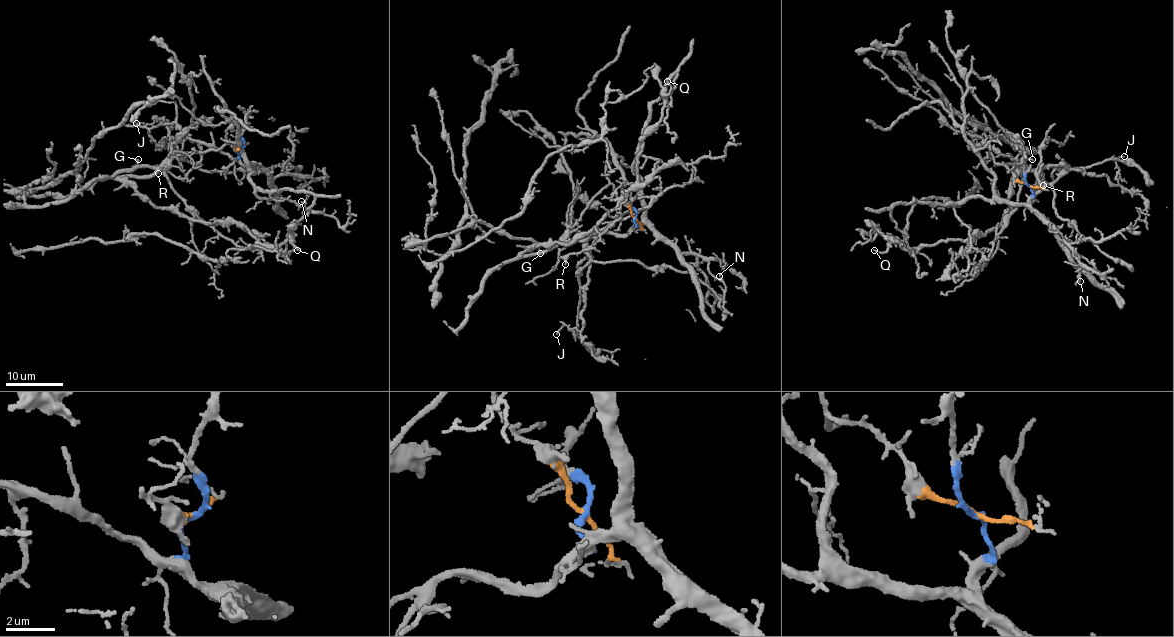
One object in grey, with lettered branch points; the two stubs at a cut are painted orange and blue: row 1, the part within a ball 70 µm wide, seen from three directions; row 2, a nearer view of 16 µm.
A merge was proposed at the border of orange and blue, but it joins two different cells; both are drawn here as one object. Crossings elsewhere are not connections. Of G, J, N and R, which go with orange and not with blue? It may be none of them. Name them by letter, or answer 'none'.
G

